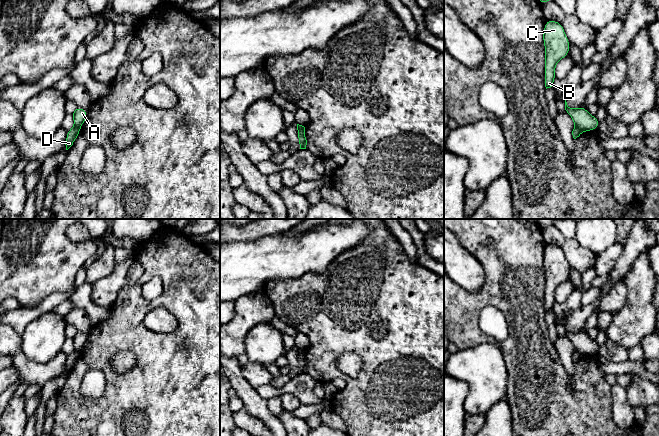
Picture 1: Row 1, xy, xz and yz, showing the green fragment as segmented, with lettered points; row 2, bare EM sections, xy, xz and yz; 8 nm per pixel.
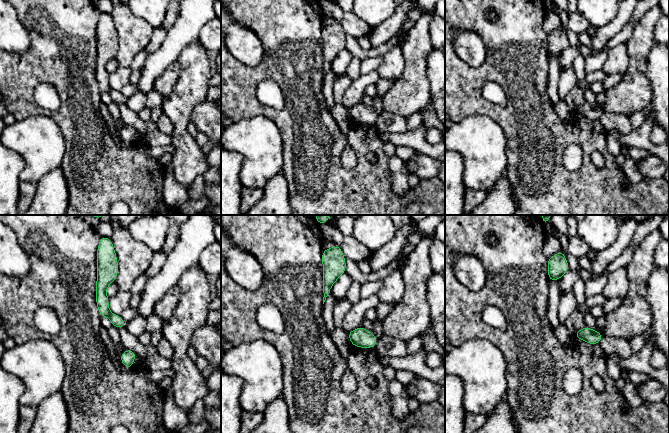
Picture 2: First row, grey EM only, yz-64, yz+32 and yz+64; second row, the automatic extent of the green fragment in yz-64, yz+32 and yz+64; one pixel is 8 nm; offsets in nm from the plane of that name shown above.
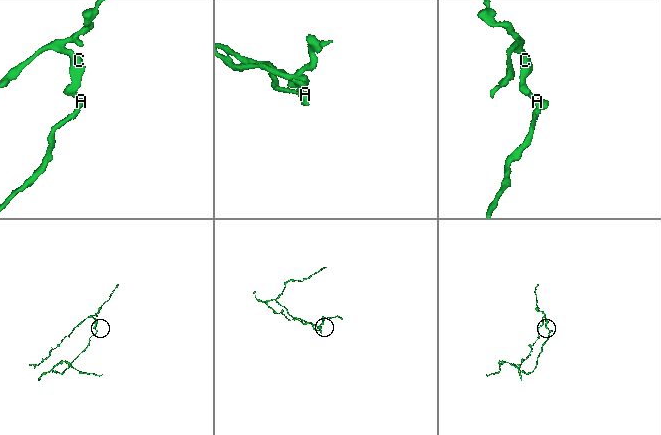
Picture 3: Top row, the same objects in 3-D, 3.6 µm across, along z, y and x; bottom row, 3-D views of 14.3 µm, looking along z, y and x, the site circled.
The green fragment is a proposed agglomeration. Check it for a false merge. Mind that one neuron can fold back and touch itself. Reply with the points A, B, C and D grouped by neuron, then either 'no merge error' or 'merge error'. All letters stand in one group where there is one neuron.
groups A B C / D; merge error

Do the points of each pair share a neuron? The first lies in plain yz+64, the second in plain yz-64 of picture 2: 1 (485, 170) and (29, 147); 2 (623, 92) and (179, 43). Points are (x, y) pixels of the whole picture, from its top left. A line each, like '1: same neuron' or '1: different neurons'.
1: same neuron
2: different neurons

